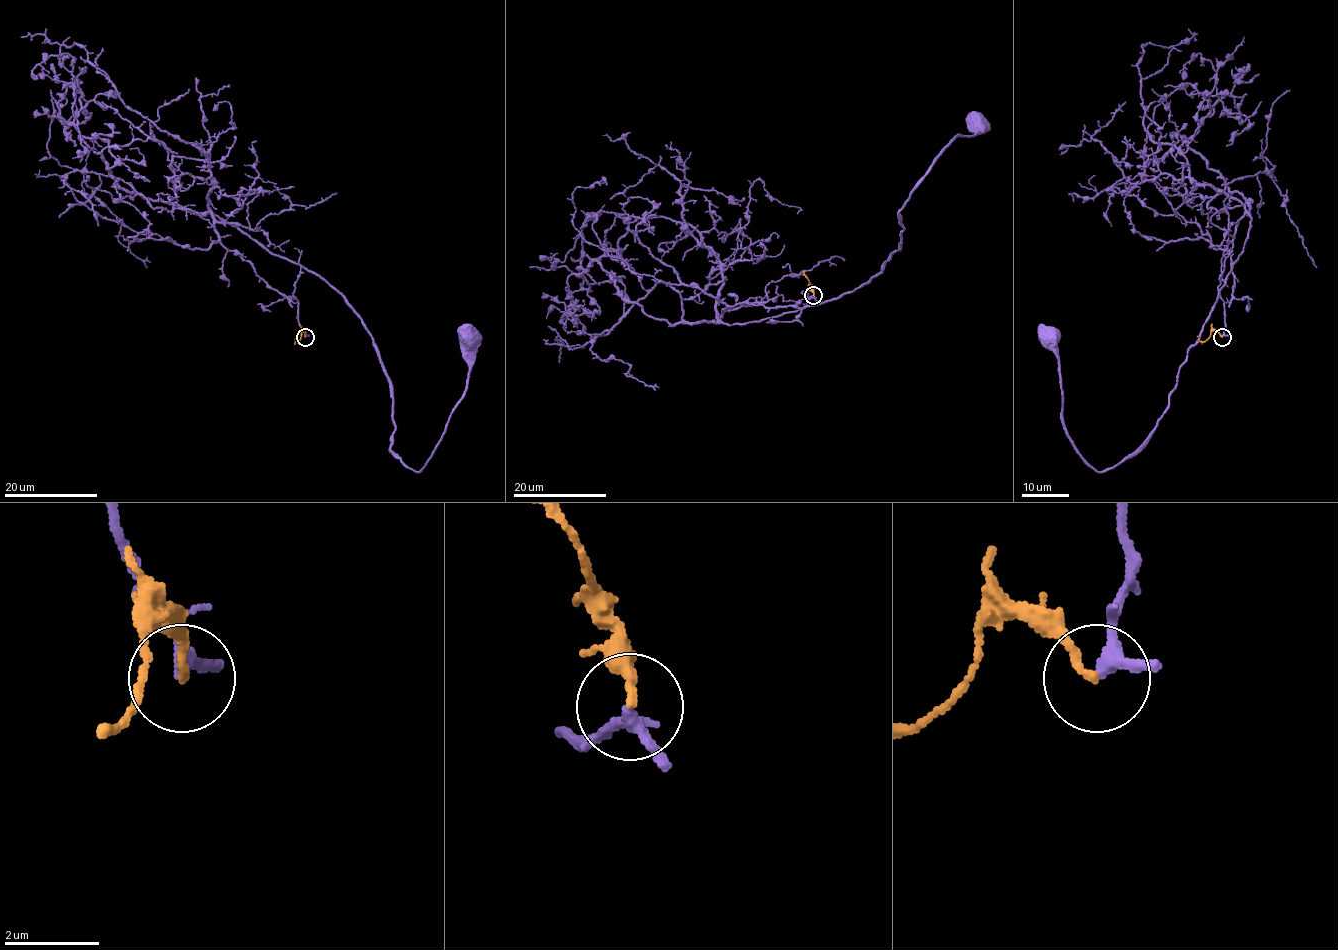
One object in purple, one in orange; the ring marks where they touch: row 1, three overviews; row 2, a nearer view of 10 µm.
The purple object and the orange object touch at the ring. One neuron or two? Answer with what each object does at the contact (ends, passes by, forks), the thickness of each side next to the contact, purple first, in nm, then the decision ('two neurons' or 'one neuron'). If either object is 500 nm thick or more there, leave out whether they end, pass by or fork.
purple passes by; orange ends; calibres 240 and 180 nm; one neuron

